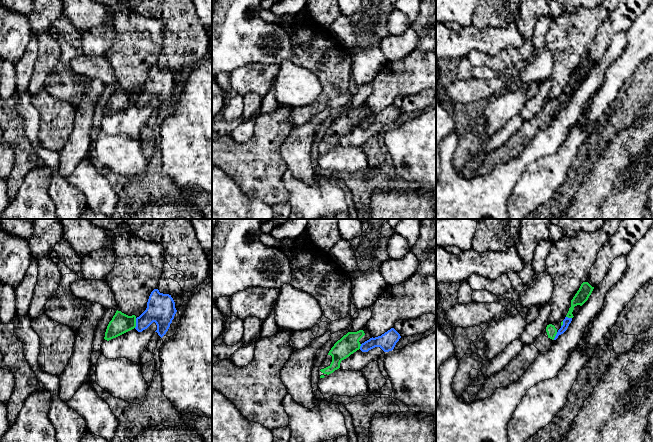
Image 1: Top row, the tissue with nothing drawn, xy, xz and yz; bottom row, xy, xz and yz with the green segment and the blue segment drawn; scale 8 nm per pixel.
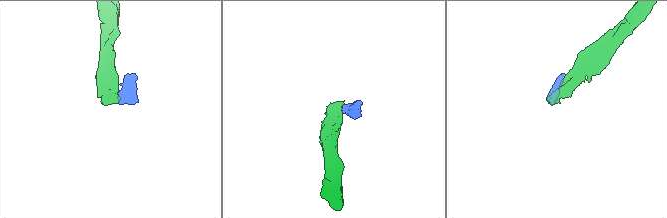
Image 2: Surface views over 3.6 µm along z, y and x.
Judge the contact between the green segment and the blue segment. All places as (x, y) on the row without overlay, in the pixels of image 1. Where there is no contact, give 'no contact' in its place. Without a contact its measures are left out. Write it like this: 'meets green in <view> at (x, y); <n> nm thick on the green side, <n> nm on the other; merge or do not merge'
meets green in xy at (135, 99); 160 nm thick on the green side, 220 nm on the other; do not merge

